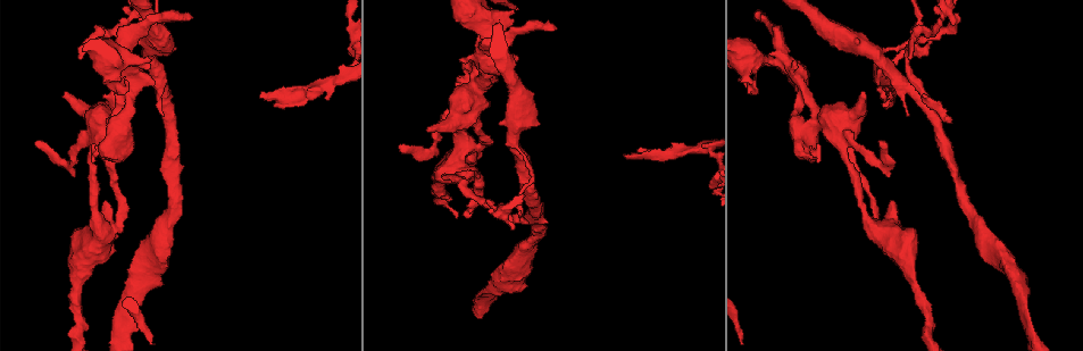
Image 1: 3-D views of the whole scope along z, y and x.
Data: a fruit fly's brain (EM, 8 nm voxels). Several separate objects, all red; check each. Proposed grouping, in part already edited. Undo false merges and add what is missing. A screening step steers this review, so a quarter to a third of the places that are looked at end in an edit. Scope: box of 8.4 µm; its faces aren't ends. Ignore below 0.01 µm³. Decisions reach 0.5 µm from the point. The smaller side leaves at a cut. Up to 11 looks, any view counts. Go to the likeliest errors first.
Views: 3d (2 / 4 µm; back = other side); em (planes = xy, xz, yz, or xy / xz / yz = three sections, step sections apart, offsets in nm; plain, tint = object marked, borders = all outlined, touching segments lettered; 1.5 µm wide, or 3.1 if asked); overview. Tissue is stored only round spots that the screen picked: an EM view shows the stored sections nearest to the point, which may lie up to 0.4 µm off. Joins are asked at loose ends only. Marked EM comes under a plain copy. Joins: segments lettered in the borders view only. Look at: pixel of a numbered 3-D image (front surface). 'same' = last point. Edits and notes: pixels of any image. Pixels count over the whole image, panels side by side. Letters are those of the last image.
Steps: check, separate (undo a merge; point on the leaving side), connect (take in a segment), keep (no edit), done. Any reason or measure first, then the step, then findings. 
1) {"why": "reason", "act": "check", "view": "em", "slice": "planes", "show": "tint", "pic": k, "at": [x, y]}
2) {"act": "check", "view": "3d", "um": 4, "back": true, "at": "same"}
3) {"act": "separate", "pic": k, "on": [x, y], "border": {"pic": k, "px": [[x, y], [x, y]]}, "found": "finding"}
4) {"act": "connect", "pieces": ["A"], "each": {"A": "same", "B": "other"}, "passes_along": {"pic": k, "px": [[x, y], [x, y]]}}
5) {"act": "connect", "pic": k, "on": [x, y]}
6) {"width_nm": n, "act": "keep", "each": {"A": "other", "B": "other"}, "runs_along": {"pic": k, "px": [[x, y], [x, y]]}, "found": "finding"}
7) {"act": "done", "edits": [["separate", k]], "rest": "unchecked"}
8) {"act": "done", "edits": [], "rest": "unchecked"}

{"why": "sharp bend", "act": "check", "view": "3d", "um": 2, "pic": 1, "at": [517, 218]}

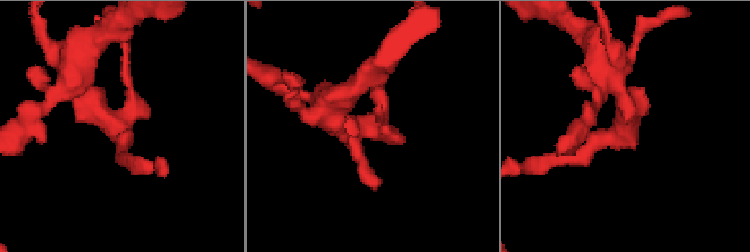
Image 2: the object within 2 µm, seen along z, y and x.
{"arms": 4, "why": "shape alone is not enough", "act": "check", "view": "em", "slice": "xz", "step": 8, "show": "tint", "pic": 2, "at": [111, 117]}

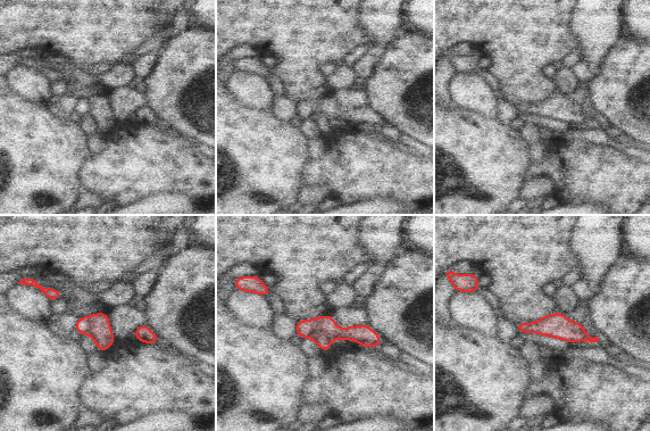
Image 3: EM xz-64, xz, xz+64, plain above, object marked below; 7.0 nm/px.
{"why": "cut it another way", "act": "check", "view": "em", "slice": "planes", "show": "borders", "at": "same"}

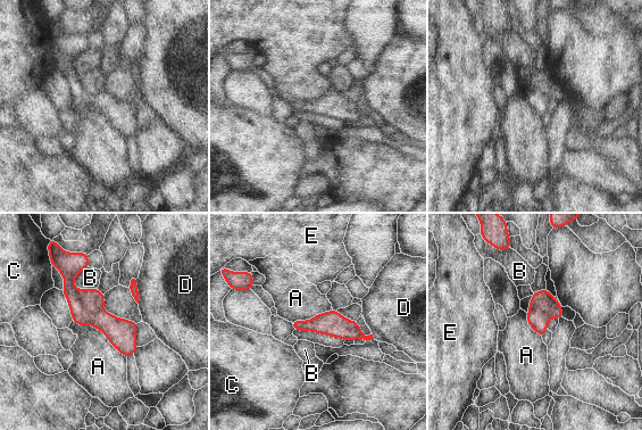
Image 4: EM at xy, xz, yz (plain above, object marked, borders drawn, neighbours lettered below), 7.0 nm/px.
{"width_nm": 180, "act": "separate", "pic": 4, "on": [92, 300], "each": {"A": "other", "B": "other", "C": "other", "D": "other", "E": "other"}, "border": {"pic": 4, "px": [[76, 290], [88, 312], [102, 309]]}, "found": "a second neuron is stuck on"}

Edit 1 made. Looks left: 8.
{"act": "check", "view": "overview"}

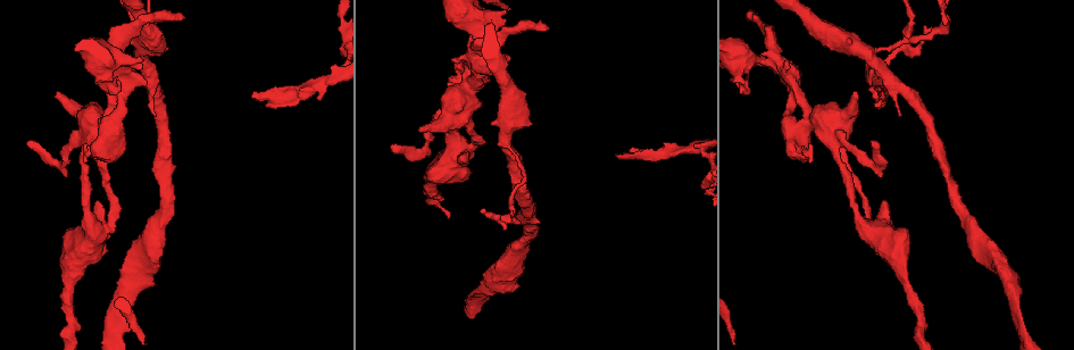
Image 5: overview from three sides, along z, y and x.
{"why": "free end", "act": "check", "view": "em", "slice": "planes", "show": "borders", "pic": 5, "at": [155, 113]}

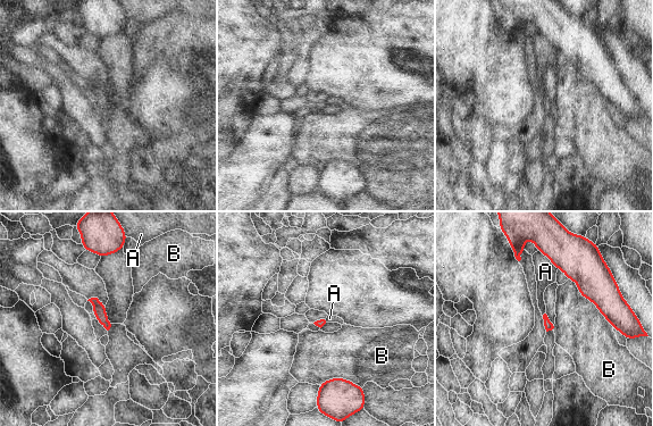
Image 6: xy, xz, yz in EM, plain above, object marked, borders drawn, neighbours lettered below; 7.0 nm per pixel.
{"act": "keep", "each": {"A": "other", "B": "other"}, "border": {"pic": 6, "px": [[123, 247], [101, 257]]}, "found": "none of them fits"}

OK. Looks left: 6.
{"why": "free end", "act": "check", "view": "em", "slice": "planes", "show": "borders", "pic": 5, "at": [97, 201]}

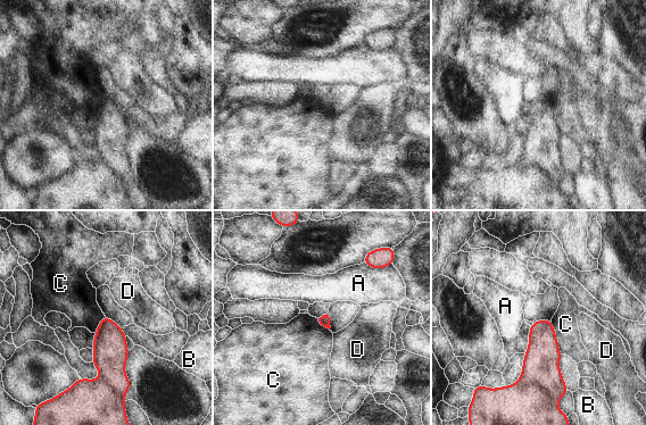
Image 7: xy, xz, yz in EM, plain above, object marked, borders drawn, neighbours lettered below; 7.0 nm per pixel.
{"act": "separate", "pic": 7, "on": [526, 418], "each": {"A": "other", "B": "other", "C": "other", "D": "other"}, "border": {"pic": 7, "px": [[516, 382], [539, 385], [552, 397]]}, "found": "a second neuron is stuck on"}

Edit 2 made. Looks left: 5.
{"act": "done", "edits": [["separate", 4], ["separate", 7]], "rest": "unchecked"}

